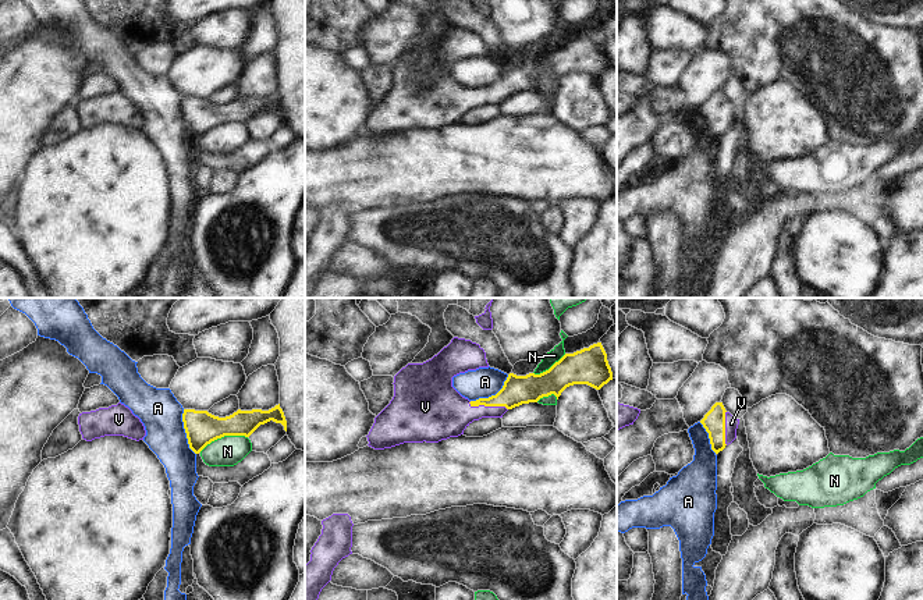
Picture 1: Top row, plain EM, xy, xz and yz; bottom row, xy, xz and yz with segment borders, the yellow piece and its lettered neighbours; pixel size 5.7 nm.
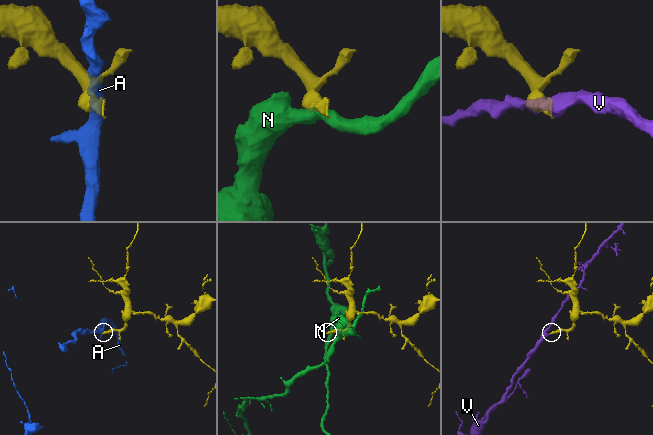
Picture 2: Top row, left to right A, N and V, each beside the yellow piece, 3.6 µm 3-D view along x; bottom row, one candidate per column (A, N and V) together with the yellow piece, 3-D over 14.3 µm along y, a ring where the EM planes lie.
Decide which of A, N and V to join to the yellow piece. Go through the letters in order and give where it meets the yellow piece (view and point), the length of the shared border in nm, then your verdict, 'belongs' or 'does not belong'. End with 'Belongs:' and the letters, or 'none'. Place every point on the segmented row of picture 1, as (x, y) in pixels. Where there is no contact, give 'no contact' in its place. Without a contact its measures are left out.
A: contact xy (185, 432); length 280 nm; does not belong
N: contact xy (223, 436); length 300 nm; does not belong
V: contact xz (487, 405); length 240 nm; belongs
Belongs: V

